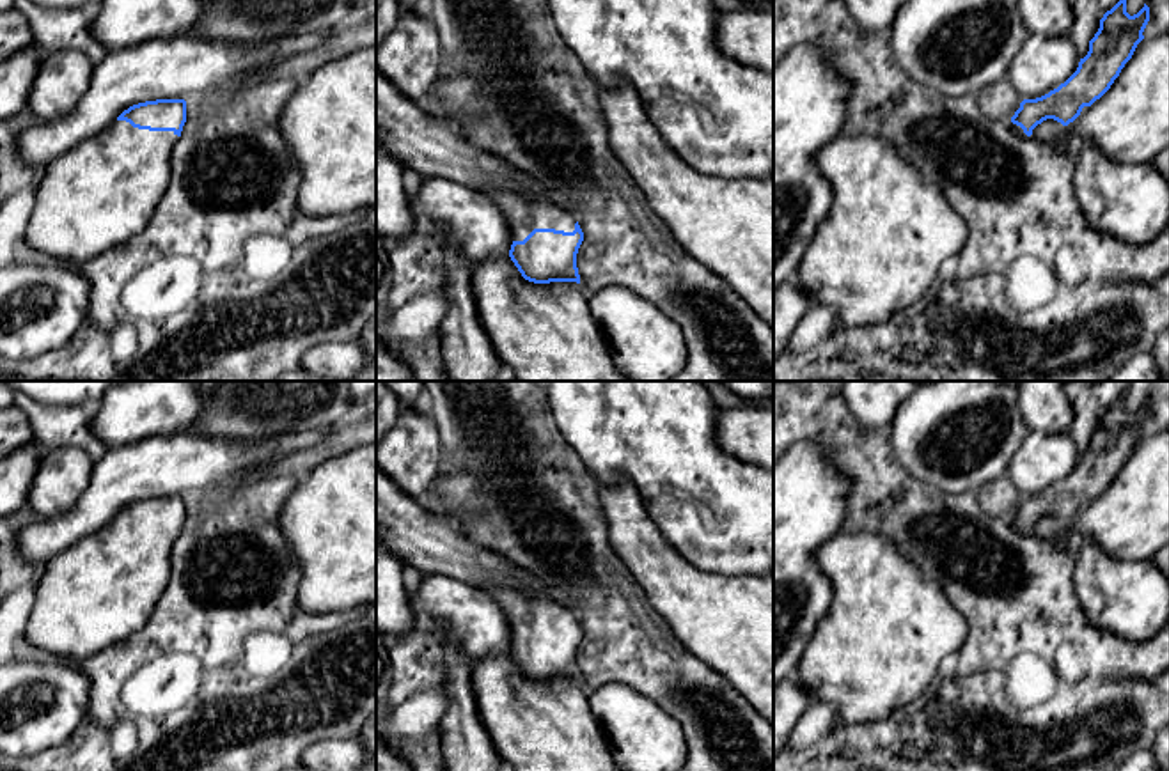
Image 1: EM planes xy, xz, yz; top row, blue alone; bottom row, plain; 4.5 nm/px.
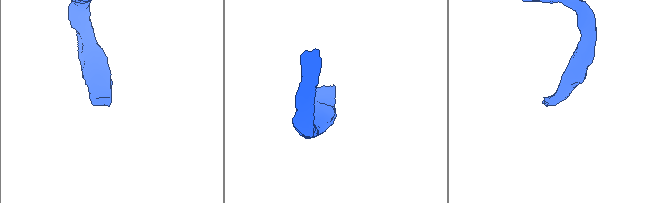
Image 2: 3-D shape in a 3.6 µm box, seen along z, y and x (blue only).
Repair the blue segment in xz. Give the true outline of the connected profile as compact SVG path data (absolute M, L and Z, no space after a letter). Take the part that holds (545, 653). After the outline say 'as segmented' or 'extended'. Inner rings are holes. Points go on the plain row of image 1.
M481 587L507 617L513 642L507 652L472 661L472 688L479 714L497 755L513 771L621 771L612 757L610 741L591 711L587 689L580 682L577 650L584 629L573 610L534 596L529 588Z; extended

